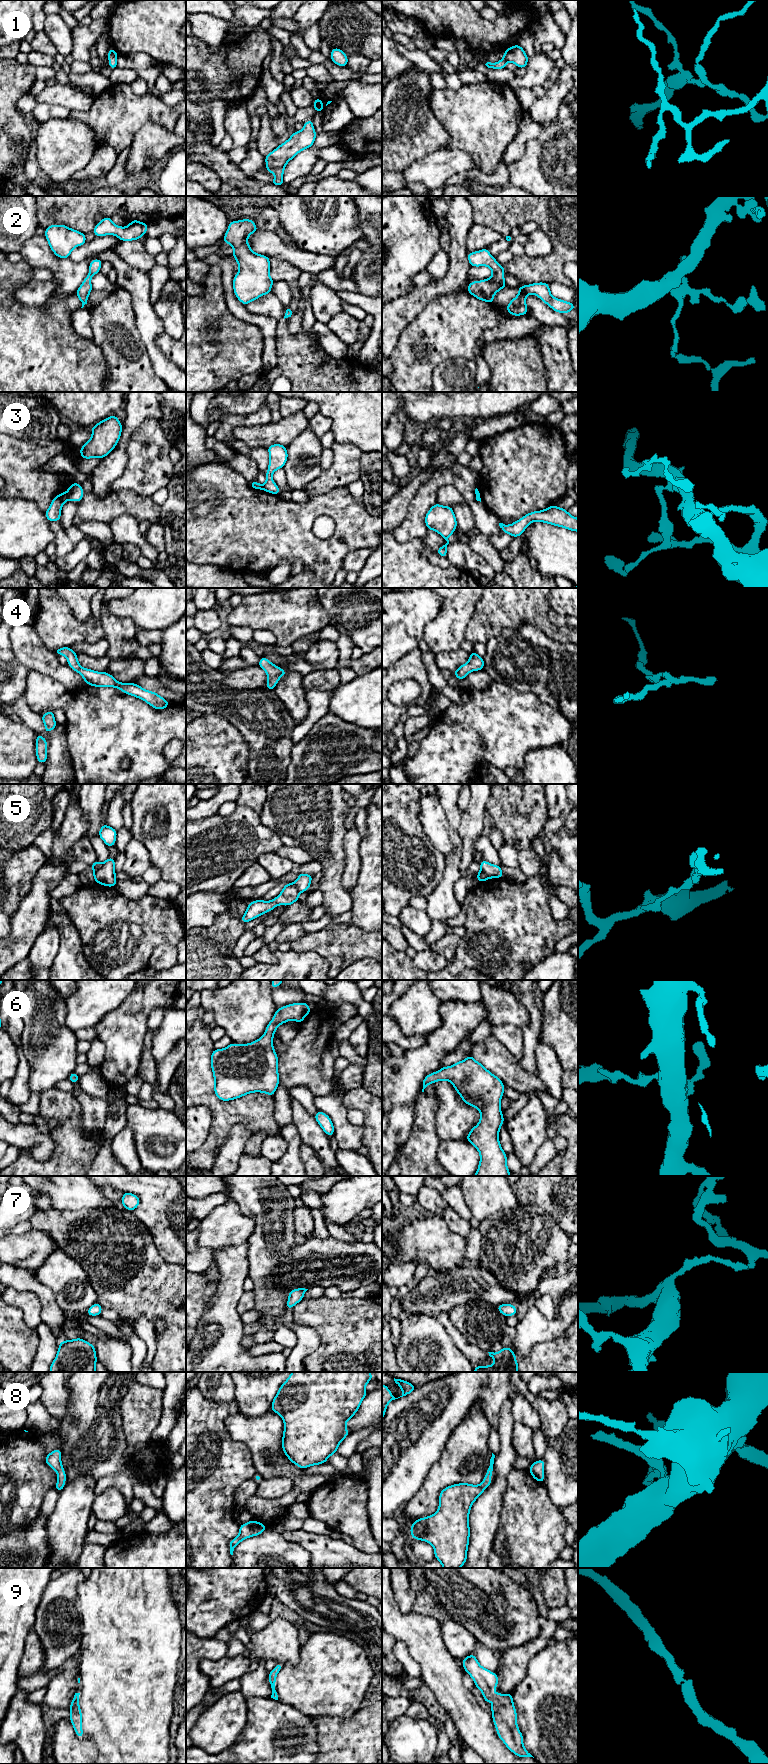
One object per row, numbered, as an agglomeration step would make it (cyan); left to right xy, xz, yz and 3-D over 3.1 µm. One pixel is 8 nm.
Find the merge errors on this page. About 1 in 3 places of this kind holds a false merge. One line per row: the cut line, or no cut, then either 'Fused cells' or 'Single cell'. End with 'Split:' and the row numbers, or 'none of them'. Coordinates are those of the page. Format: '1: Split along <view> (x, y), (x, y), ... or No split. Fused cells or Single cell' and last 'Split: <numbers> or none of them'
1: No split. Single cell
2: No split. Single cell
3: Split along xy (65, 493), (68, 499). Fused cells
4: No split. Single cell
5: Split along xy (101, 864), (92, 872). Fused cells
6: No split. Single cell
7: No split. Single cell
8: No split. Single cell
9: No split. Single cell
Split: 3, 5

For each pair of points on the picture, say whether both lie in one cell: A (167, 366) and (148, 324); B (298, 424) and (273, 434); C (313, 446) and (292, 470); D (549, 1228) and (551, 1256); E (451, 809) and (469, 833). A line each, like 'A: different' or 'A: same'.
A: same
B: same
C: same
D: same
E: different

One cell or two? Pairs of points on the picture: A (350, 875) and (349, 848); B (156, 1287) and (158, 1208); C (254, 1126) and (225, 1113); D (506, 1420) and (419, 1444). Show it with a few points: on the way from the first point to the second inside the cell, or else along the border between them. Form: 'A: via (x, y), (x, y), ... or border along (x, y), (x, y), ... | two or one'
A: via (351, 868), (351, 855) | one
B: border along (146, 1228), (158, 1254), (166, 1262), (174, 1265) | two
C: via (248, 1118), (243, 1113), (233, 1113) | one
D: border along (506, 1400), (501, 1408), (500, 1421), (496, 1427) | two

